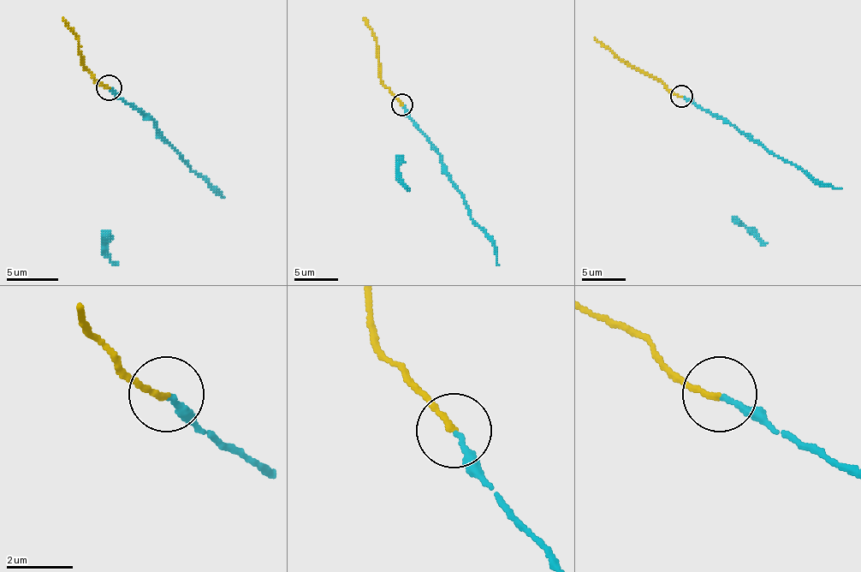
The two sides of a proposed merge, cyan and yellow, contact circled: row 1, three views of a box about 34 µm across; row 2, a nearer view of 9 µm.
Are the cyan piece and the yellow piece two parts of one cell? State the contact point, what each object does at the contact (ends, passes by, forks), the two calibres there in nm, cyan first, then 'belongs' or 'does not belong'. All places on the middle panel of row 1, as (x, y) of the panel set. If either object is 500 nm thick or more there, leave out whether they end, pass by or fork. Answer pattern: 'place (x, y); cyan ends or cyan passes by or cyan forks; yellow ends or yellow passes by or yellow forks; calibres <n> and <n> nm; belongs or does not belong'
place (402, 104); cyan ends; yellow ends; calibres 160 and 170 nm; belongs

